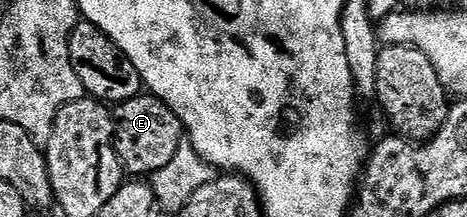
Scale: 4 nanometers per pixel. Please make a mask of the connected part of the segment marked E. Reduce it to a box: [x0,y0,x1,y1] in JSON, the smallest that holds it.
[113,94,185,178]

